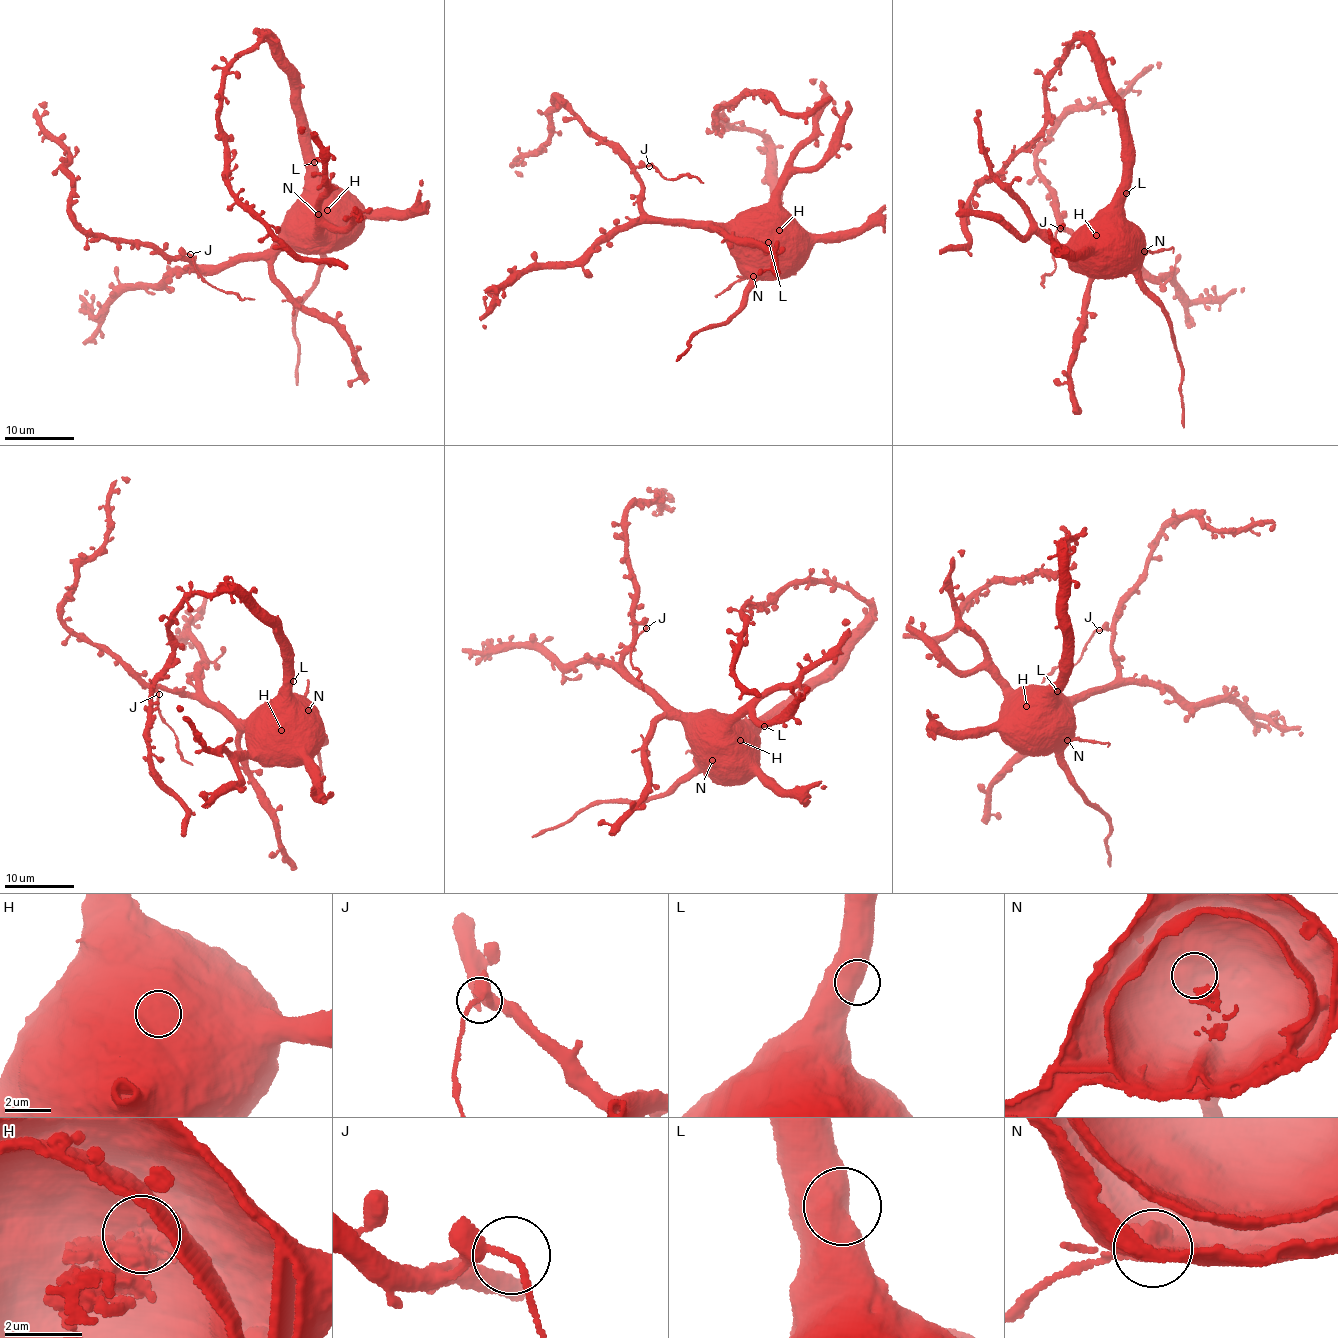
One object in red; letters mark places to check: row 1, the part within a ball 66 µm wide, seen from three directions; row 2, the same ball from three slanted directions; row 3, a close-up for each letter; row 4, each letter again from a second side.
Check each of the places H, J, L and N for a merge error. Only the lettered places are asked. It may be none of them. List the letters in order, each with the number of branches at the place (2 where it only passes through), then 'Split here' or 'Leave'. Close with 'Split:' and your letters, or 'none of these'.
H: Branches: 2. Leave
J: Branches: 2. Split here
L: Branches: 1. Leave
N: Branches: 2. Split here
Split: J, N

